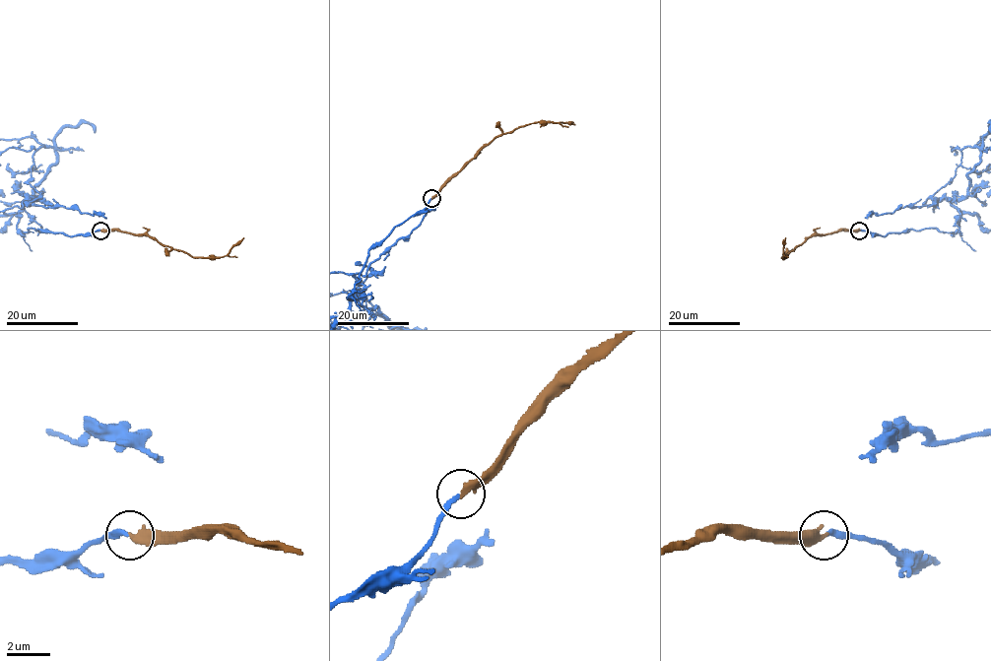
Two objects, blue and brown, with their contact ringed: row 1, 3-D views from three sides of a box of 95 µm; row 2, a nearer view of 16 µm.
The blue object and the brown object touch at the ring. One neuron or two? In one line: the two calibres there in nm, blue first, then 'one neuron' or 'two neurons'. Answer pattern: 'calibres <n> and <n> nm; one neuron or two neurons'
calibres 220 and 380 nm; two neurons

